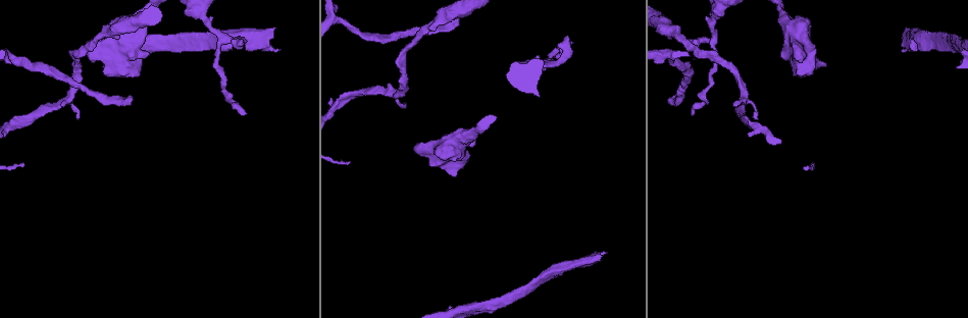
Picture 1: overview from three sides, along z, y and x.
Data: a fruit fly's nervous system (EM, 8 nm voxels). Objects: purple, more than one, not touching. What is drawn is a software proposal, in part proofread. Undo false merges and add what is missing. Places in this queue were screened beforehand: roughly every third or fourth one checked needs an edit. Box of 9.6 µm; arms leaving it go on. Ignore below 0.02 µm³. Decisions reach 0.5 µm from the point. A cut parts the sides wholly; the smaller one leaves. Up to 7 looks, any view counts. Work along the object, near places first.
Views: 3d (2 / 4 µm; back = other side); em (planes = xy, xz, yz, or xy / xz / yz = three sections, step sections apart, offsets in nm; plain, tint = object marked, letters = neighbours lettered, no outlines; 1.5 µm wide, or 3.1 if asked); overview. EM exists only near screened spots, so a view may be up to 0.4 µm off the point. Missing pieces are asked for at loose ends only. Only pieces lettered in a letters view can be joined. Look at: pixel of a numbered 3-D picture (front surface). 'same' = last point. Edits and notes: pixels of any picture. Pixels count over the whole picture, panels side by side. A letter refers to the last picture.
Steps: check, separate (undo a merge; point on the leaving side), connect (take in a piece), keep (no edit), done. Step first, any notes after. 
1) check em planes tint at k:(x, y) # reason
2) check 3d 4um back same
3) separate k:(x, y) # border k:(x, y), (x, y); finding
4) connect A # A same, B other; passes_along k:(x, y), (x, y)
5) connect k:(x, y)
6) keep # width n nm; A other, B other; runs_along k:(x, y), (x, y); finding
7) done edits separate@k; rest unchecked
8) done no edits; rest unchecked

check em planes plain at 1:(433, 22) # calibre changes

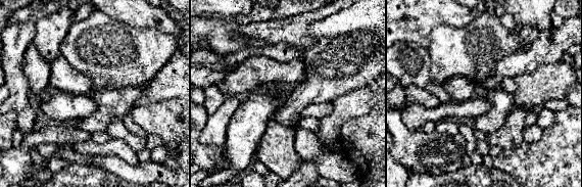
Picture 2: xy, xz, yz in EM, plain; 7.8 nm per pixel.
check em planes letters same # what lies round it

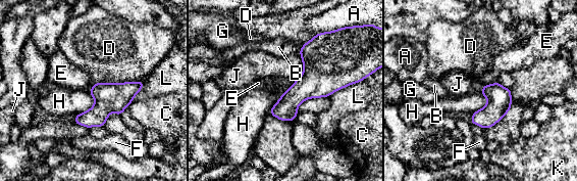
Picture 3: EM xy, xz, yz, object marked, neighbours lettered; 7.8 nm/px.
keep # width 190 nm; A other, B other, C other, D other, E other, F other, G other, H other, J other, K other, L other; border 3:(89, 91), (94, 103), (75, 115); one cell here

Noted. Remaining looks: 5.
check em yz step 4 letters at 1:(567, 35) # an open end

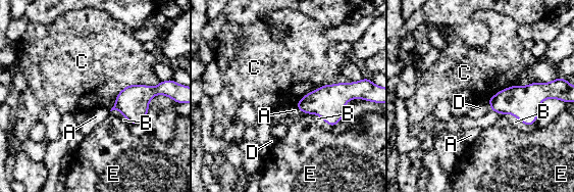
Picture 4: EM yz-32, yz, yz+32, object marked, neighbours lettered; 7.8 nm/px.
keep # longest_contact C 460 nm; A other, B other, C other, D other, E other; border 4:(487, 102), (491, 109); none of them fits

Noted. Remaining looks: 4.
check em planes plain at 1:(414, 147) # branch stops here

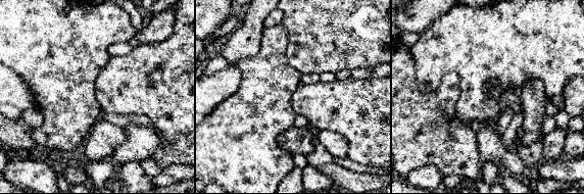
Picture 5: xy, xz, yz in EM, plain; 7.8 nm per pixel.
check em planes letters same # see the neighbours

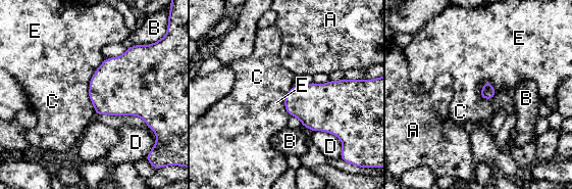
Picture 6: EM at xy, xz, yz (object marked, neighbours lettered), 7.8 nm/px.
keep # A other, B other, C other, D other, E other; border 6:(485, 82), (479, 94); no lettered piece goes on from it

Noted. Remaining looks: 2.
done no edits; rest unchecked

